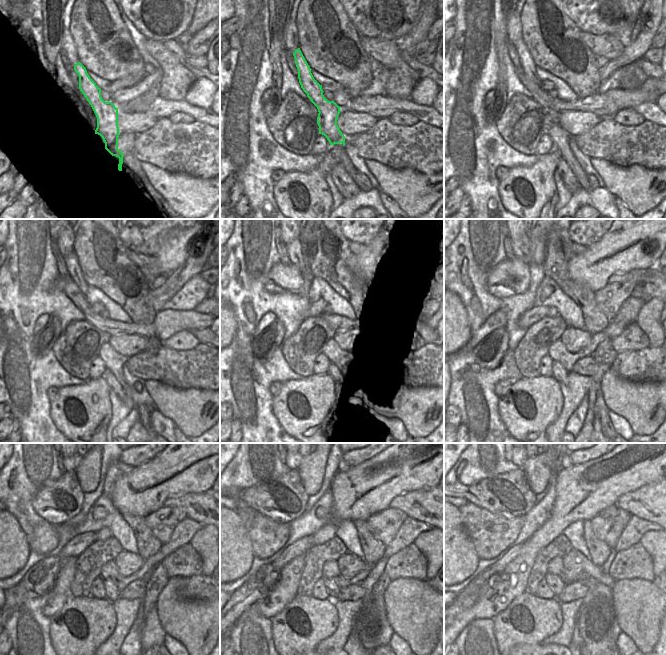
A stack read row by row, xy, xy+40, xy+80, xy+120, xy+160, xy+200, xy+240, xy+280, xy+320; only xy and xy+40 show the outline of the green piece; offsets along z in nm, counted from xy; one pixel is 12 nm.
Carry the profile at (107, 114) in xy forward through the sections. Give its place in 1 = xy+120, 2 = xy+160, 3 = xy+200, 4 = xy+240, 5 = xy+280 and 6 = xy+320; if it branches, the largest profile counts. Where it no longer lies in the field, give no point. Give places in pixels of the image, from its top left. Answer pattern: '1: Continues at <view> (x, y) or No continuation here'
1: Continues at xy+120 (73, 267)
2: Continues at xy+160 (294, 249)
3: Continues at xy+200 (515, 244)
4: Continues at xy+240 (70, 464)
5: Continues at xy+280 (293, 463)
6: Continues at xy+320 (519, 463)

